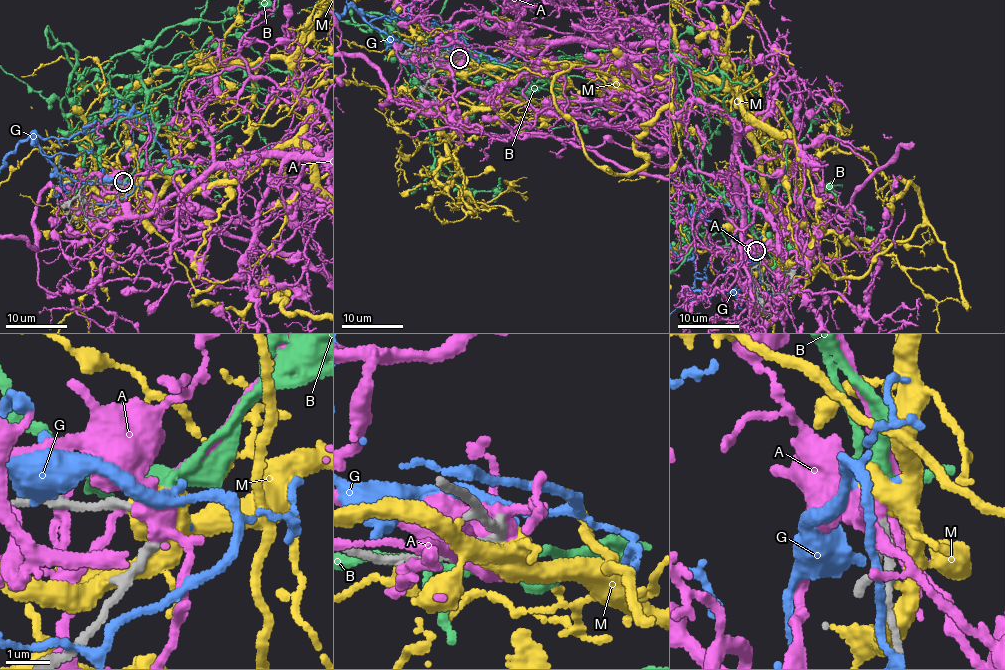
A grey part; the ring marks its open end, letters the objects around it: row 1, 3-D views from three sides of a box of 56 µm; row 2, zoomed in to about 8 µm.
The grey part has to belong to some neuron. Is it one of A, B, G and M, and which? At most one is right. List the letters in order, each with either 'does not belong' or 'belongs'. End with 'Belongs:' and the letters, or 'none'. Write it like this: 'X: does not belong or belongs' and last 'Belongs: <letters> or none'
A: does not belong
B: belongs
G: does not belong
M: does not belong
Belongs: B

